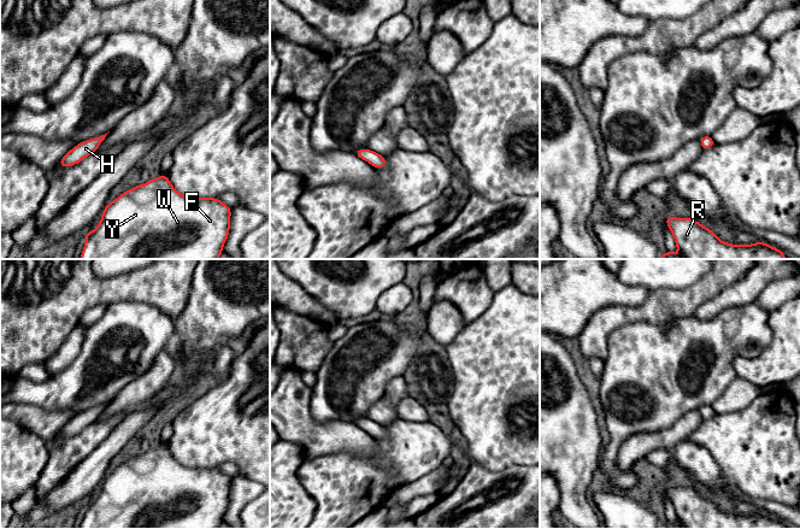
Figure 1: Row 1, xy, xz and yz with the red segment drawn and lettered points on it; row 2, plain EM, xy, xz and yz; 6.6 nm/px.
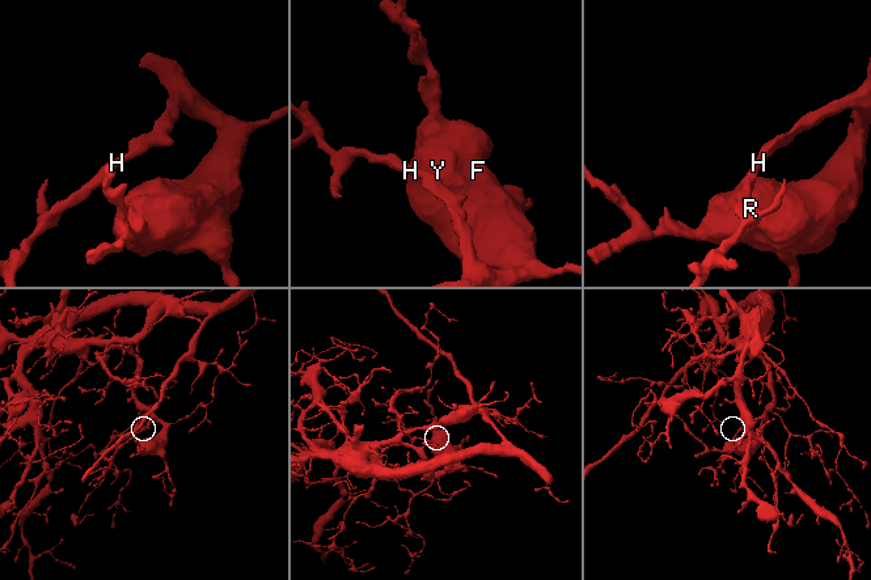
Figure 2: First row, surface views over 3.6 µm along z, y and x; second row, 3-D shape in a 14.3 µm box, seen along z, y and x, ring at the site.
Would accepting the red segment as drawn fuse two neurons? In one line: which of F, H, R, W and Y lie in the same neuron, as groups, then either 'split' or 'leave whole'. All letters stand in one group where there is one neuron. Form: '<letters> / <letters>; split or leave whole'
F H R W Y; leave whole

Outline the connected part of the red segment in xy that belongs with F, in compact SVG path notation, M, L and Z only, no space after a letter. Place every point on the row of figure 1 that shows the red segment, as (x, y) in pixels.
M161 174L157 178L128 189L106 205L101 212L101 219L96 229L84 234L86 242L80 259L218 259L223 253L223 246L229 236L230 217L231 207L223 204L218 198L184 196L173 188L167 176Z

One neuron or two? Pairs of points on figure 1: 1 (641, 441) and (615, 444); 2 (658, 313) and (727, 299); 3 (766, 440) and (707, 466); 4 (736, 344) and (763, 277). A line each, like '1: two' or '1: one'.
1: two
2: two
3: two
4: two

